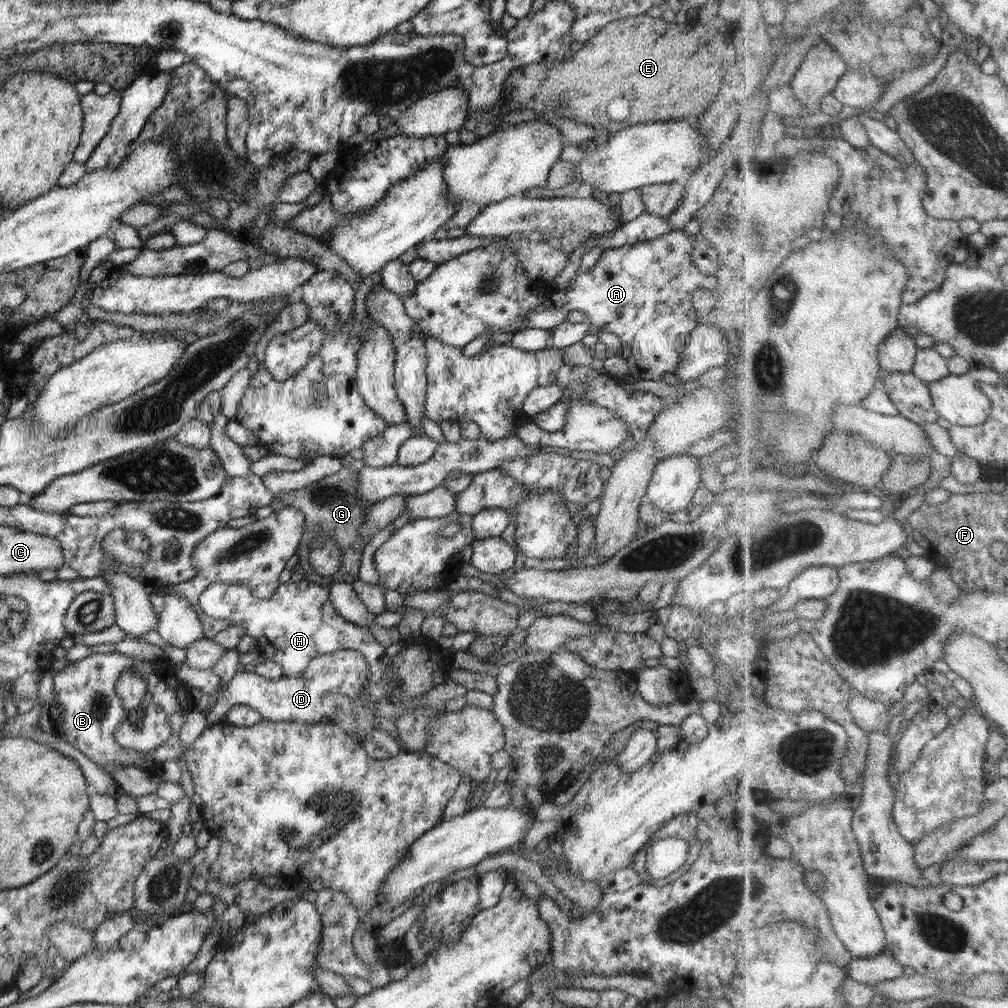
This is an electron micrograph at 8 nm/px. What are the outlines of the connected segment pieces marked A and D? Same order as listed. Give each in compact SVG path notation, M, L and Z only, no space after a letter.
M672 229L667 234L660 236L654 240L646 242L638 242L634 245L620 246L619 248L614 248L612 250L606 250L603 252L601 258L598 260L596 265L590 270L575 276L569 286L564 291L554 291L549 295L549 298L538 308L530 311L524 320L526 320L526 325L522 329L535 328L542 330L550 330L551 328L558 327L560 324L566 321L566 318L570 312L579 311L582 312L587 318L588 323L592 327L597 327L599 330L604 330L606 332L612 332L616 334L622 342L622 347L618 351L618 356L626 360L629 371L628 375L633 377L634 380L647 380L647 381L660 381L666 373L674 374L676 367L679 363L680 353L684 350L687 345L687 340L689 339L689 334L698 326L696 322L696 310L694 310L694 292L704 288L708 290L714 290L718 286L718 278L716 276L706 276L700 272L700 270L694 265L692 261L692 249L694 249L694 237L688 236L684 229L674 230Z
M337 650L313 658L297 677L284 674L279 679L270 680L254 671L237 672L207 715L208 724L225 723L226 714L234 705L248 705L272 722L338 725L344 733L365 746L364 738L375 730L374 719L378 718L373 711L377 702L363 699L363 694L368 693L368 674L366 659L356 650Z

